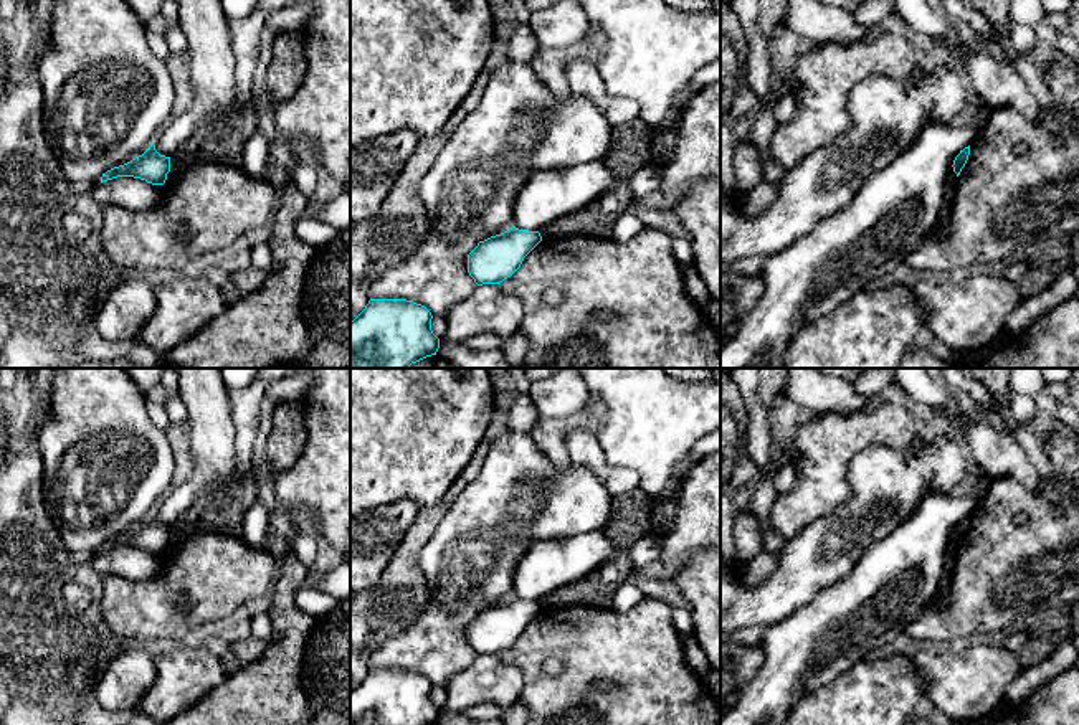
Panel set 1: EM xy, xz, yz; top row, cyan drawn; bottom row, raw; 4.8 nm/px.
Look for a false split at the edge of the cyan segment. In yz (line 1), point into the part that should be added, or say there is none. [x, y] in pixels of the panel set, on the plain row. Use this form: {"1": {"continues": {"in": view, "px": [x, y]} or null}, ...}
{"1": {"continues": null}}

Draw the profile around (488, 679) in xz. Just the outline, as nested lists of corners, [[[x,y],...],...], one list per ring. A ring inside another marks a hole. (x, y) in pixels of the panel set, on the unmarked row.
[[[482,654],[449,679],[440,713],[461,713],[479,704],[506,710],[519,700],[522,687],[524,675],[516,666],[506,664],[499,654]]]

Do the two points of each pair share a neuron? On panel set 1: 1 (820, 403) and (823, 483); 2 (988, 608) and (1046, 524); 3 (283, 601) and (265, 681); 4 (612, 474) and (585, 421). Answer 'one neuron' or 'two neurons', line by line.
1: two neurons
2: one neuron
3: one neuron
4: two neurons

